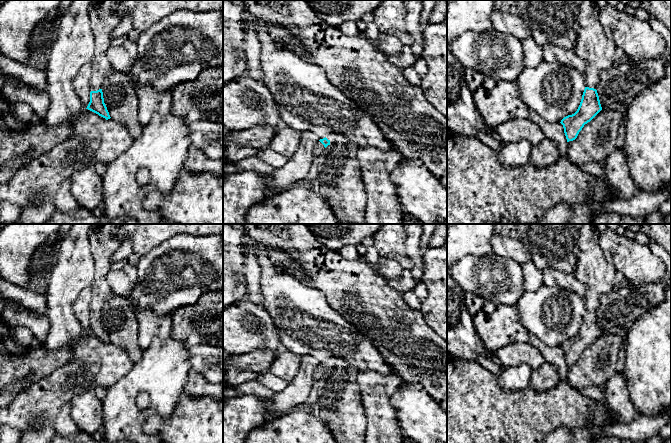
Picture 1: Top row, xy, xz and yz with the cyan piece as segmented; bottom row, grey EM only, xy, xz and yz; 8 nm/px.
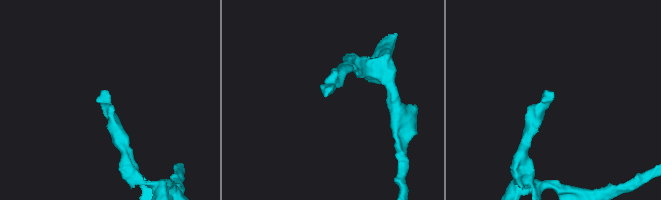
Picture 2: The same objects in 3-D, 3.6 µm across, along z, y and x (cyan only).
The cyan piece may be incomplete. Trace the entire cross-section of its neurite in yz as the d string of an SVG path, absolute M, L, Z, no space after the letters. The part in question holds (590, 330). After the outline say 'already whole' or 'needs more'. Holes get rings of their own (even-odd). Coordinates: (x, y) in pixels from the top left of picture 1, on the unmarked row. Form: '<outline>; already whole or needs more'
M582 224L579 230L579 256L574 275L587 287L586 311L577 335L560 346L567 366L575 364L584 349L602 334L596 312L600 297L613 289L616 273L606 262L598 242L604 229L606 224Z; needs more

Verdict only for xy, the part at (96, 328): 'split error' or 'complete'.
split error

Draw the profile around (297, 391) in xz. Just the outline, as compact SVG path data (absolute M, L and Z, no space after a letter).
M311 355L301 356L300 369L294 379L281 391L274 393L268 409L275 413L286 413L294 406L306 403L314 381L314 370L320 362Z

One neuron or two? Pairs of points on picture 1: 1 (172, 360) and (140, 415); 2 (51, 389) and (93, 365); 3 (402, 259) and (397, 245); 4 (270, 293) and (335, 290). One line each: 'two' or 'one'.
1: one
2: one
3: one
4: two

